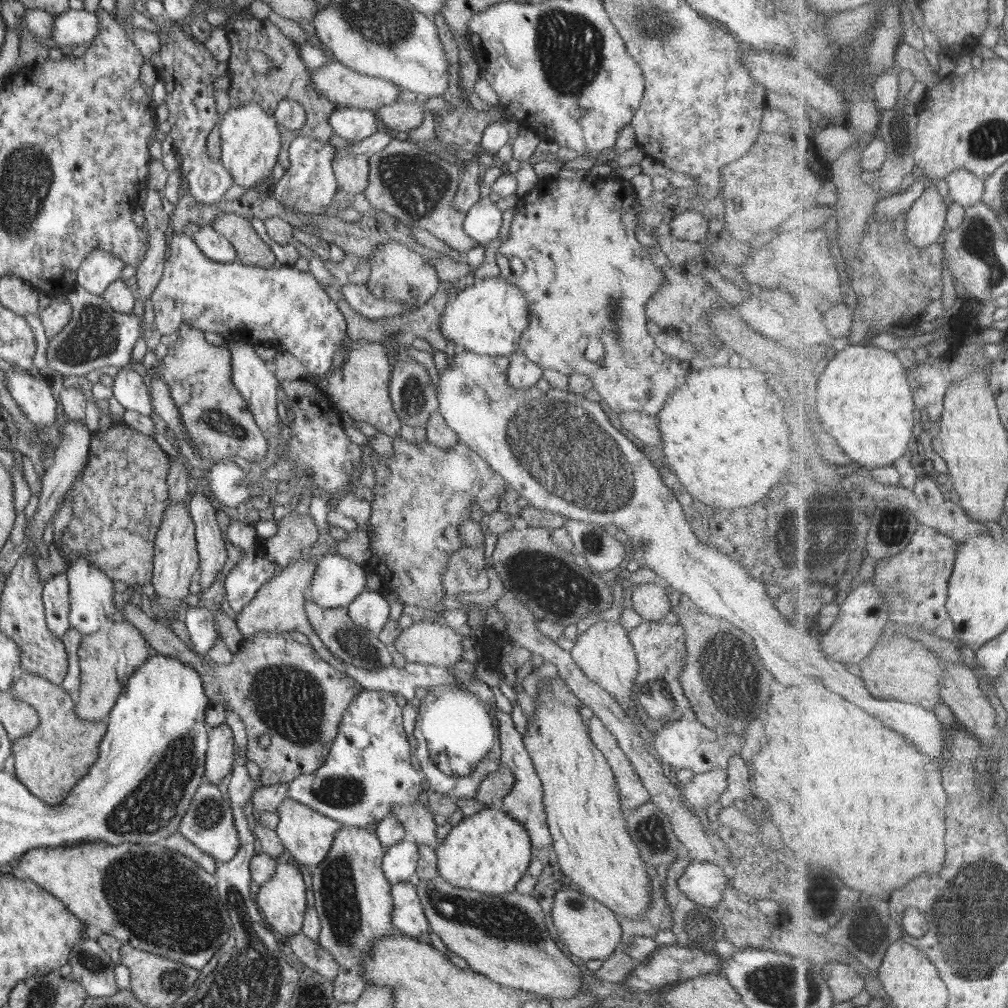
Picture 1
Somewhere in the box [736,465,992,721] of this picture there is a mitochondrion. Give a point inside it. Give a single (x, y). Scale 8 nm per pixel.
(824, 533)

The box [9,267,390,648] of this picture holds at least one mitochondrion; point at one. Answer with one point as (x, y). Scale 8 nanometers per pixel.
(95, 334)

